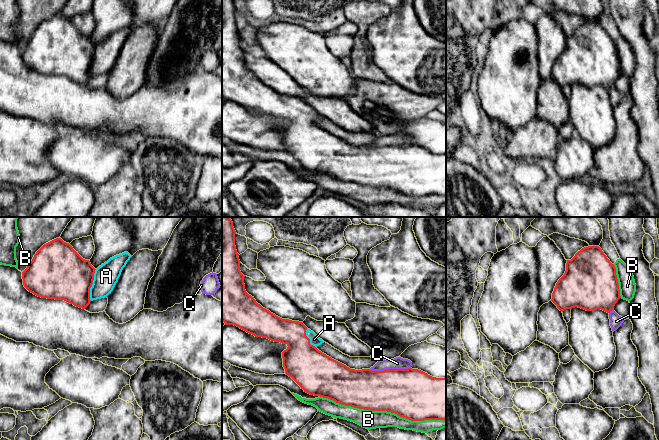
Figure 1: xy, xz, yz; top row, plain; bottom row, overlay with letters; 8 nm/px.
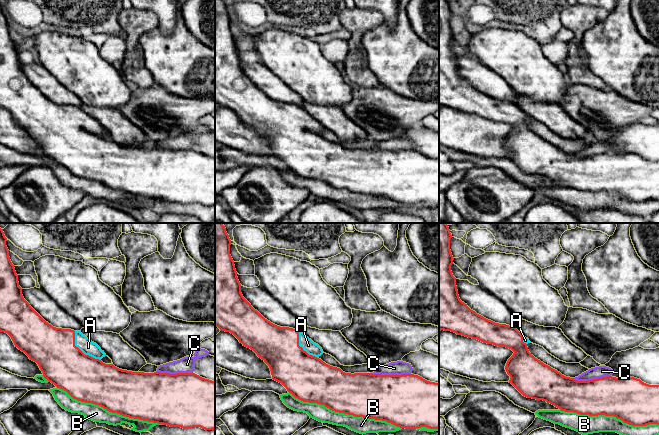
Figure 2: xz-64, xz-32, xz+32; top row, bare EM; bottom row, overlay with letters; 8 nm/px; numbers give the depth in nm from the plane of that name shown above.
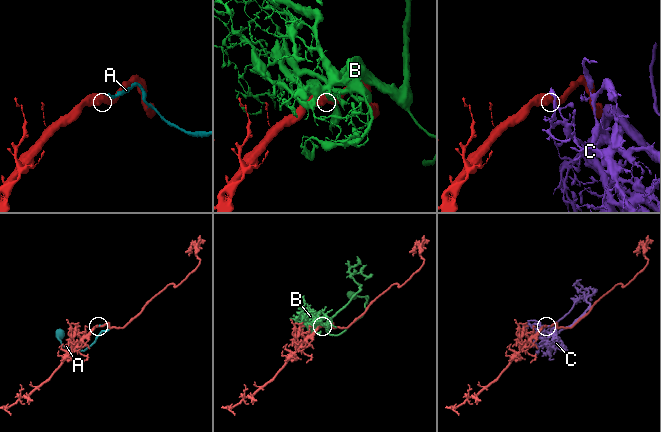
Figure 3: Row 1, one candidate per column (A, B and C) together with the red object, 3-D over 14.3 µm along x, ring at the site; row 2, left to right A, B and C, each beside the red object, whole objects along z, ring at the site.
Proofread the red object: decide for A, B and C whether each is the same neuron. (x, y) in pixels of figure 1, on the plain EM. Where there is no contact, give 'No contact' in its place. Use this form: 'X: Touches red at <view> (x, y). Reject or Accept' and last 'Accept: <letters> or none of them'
A: Touches red at xy (91, 61). Accept
B: Touches red at xz (383, 186). Reject
C: Touches red at xz (389, 145). Reject
Accept: A

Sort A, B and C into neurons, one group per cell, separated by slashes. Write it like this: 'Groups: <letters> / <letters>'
Groups: A / B / C

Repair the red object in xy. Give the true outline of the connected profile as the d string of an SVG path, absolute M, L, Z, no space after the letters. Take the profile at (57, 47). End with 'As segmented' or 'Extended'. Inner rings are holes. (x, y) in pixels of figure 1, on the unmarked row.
M56 14L44 20L22 48L24 63L34 71L64 76L85 85L91 77L105 74L113 67L123 44L132 32L128 28L116 31L95 45L89 36L83 35L69 20Z. Extended

